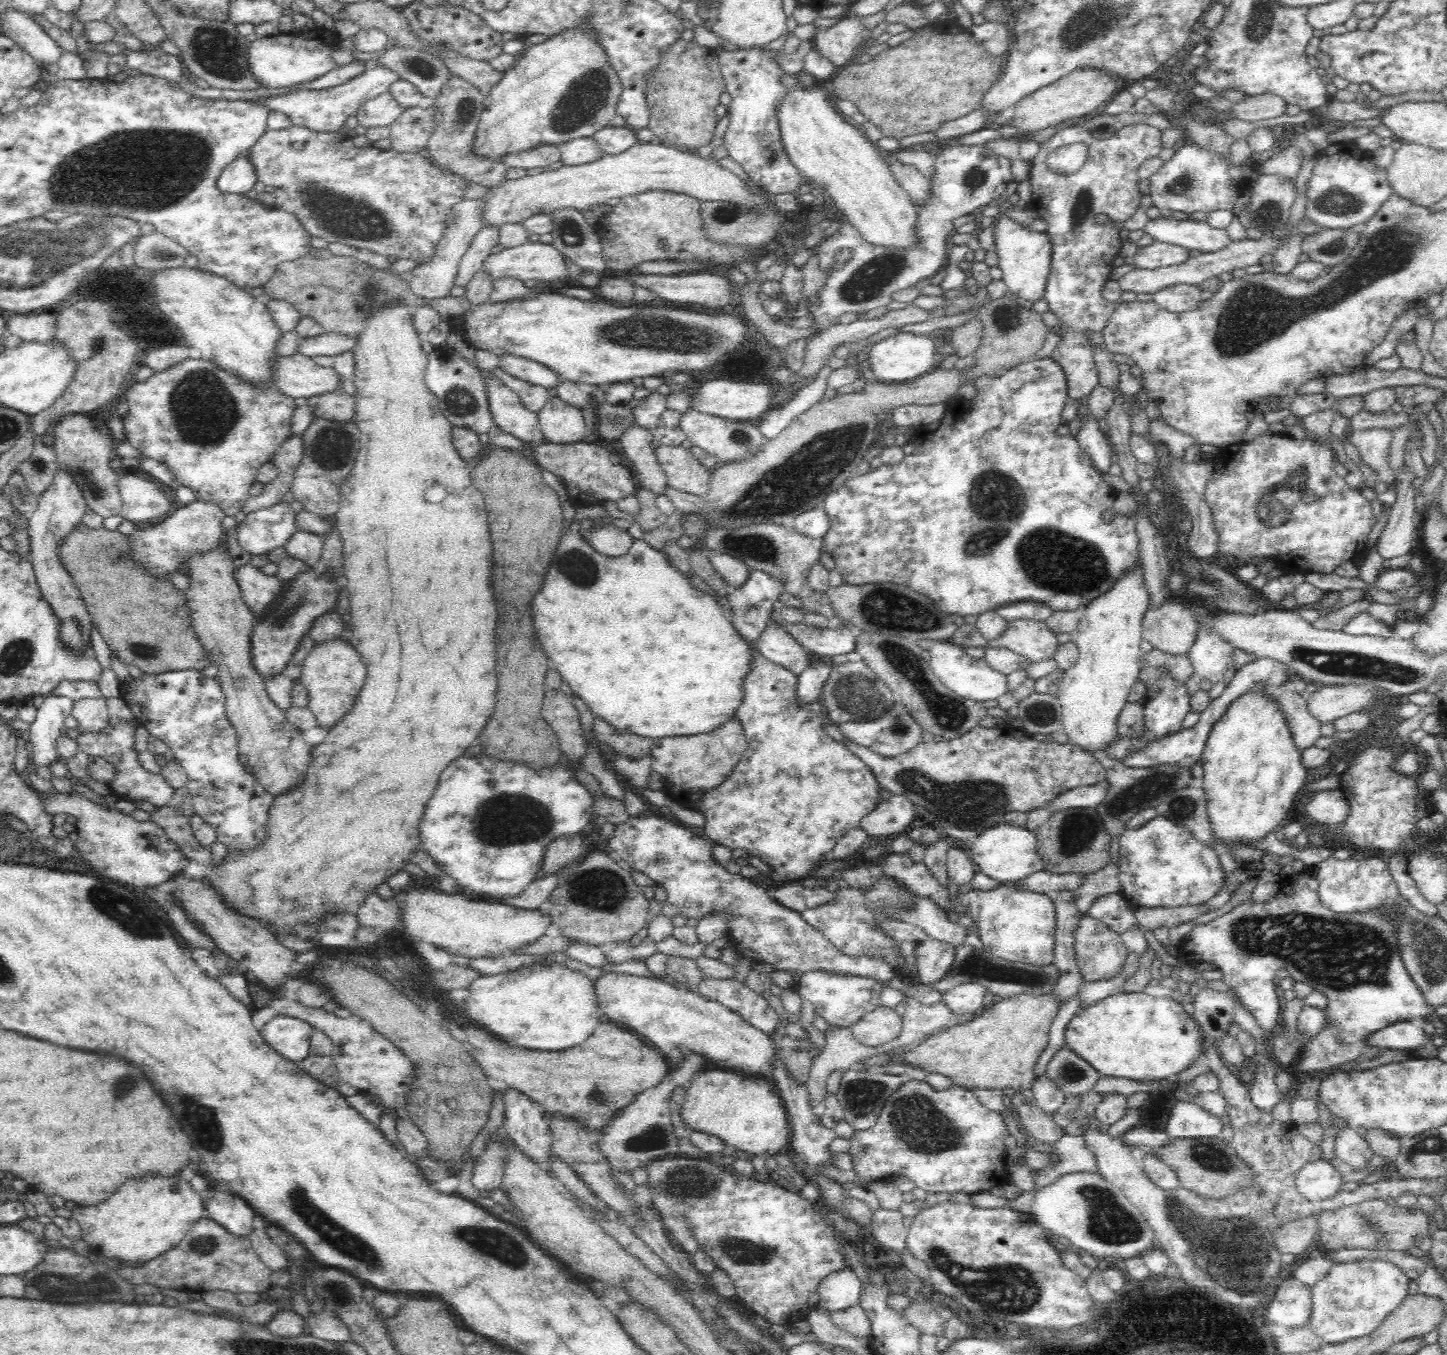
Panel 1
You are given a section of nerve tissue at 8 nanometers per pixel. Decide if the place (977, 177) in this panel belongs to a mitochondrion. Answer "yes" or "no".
yes

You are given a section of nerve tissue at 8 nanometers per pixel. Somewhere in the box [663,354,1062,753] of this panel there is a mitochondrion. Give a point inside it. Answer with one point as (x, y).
(808, 473)

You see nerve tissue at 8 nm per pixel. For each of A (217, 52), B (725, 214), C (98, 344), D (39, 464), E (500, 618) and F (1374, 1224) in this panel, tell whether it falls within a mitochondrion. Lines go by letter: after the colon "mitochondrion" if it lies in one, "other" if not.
A: mitochondrion
B: mitochondrion
C: mitochondrion
D: mitochondrion
E: other
F: mitochondrion

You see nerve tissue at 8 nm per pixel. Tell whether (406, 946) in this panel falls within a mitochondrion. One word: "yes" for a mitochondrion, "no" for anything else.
no

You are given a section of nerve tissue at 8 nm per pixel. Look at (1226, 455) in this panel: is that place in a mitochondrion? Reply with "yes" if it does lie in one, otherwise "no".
no

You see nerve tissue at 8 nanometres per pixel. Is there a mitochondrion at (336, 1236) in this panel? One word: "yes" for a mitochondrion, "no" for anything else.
yes

